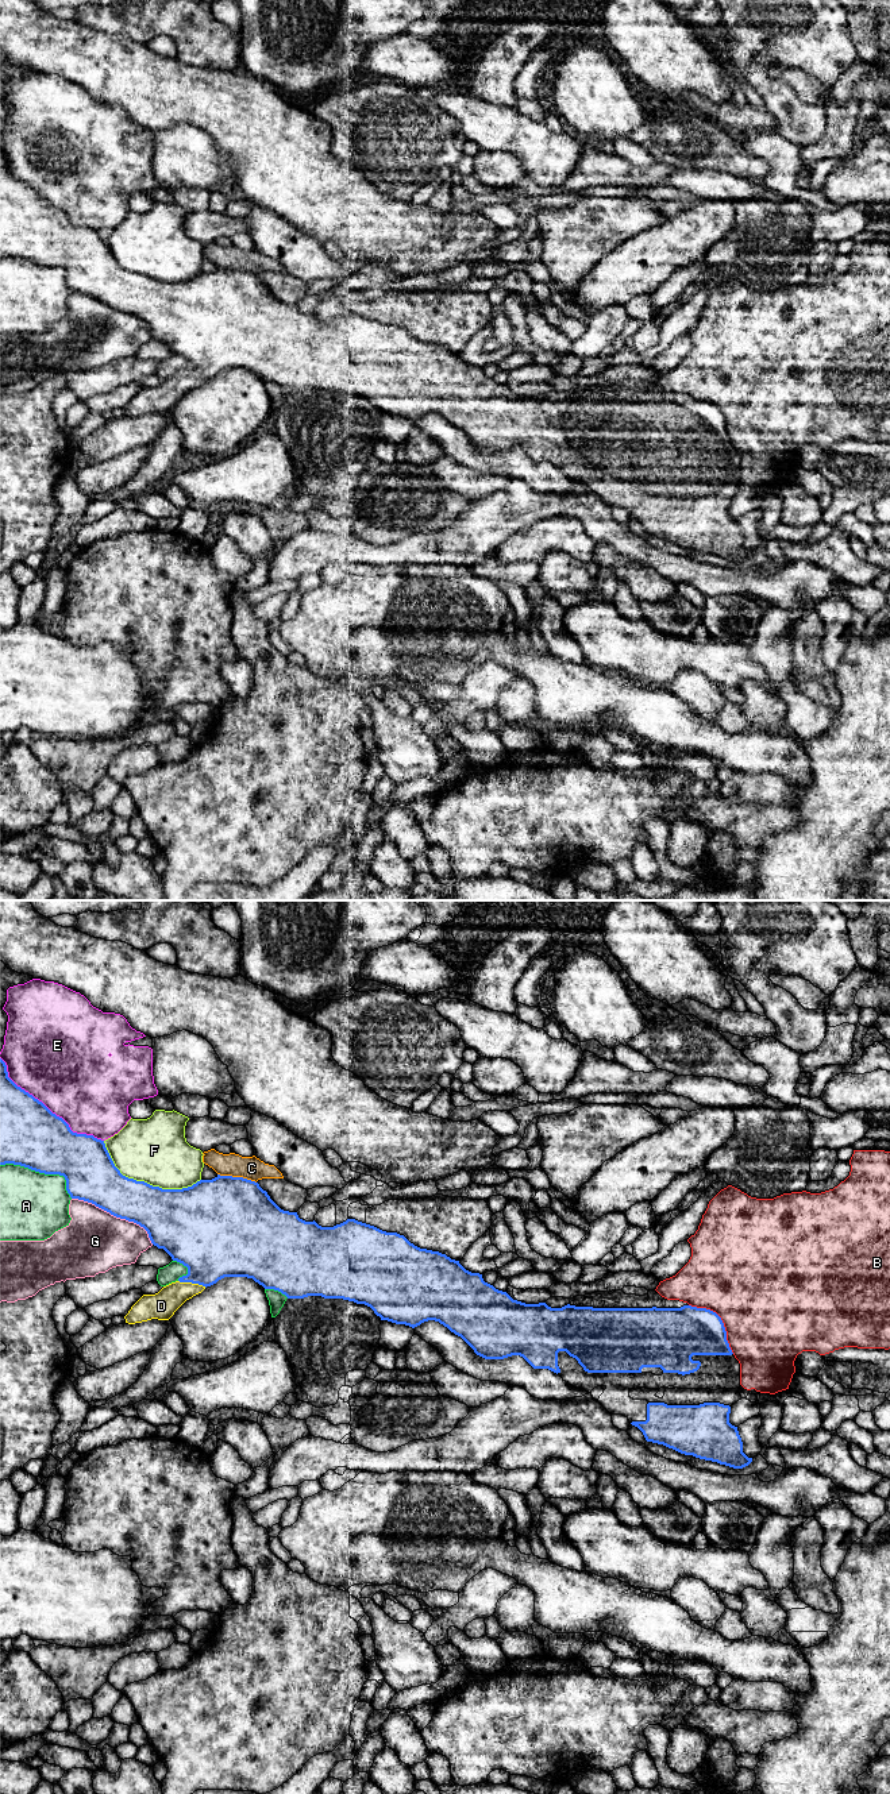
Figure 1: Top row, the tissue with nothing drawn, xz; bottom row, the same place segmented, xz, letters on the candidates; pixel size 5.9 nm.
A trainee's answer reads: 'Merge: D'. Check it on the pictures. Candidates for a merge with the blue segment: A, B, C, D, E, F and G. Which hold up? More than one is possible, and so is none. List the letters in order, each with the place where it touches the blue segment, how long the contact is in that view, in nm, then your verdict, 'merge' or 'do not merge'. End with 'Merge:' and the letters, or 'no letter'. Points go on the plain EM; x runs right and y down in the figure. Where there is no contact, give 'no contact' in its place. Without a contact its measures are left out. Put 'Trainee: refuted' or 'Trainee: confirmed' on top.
Trainee: confirmed
A: meets blue in xz at (42, 265); contact 480 nm long; do not merge
B: meets blue in xz at (721, 413); contact 400 nm long; do not merge
C: meets blue in xz at (237, 270); contact 240 nm long; do not merge
D: meets blue in xz at (192, 375); contact 170 nm long; merge
E: meets blue in xz at (46, 200); contact 800 nm long; do not merge
F: meets blue in xz at (143, 274); contact 650 nm long; do not merge
G: meets blue in xz at (115, 308); contact 550 nm long; do not merge
Merge: D

